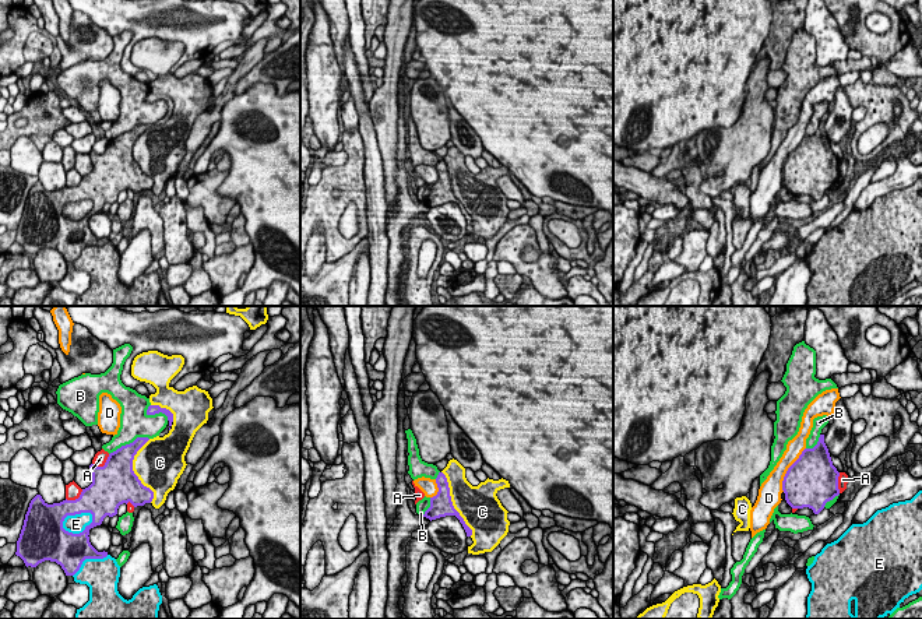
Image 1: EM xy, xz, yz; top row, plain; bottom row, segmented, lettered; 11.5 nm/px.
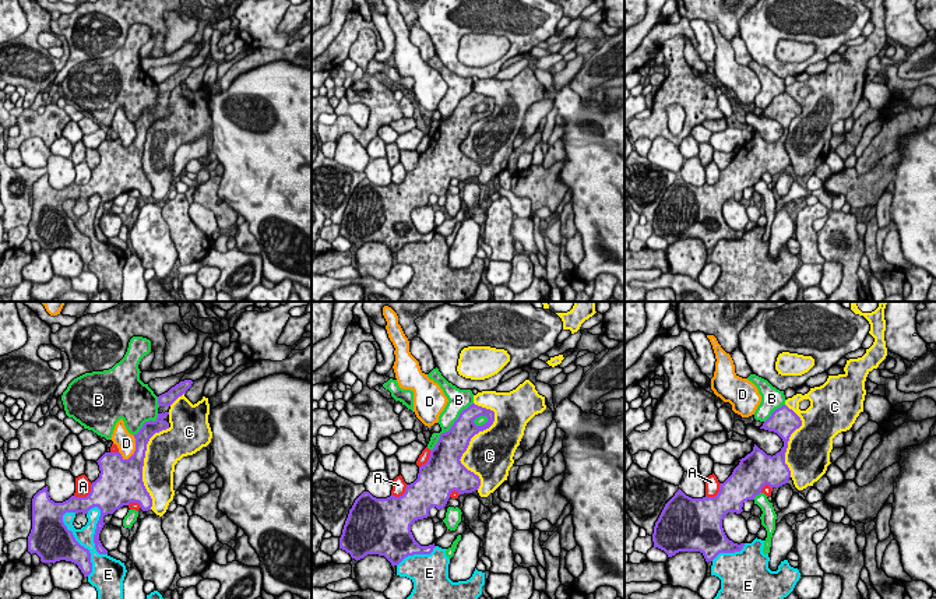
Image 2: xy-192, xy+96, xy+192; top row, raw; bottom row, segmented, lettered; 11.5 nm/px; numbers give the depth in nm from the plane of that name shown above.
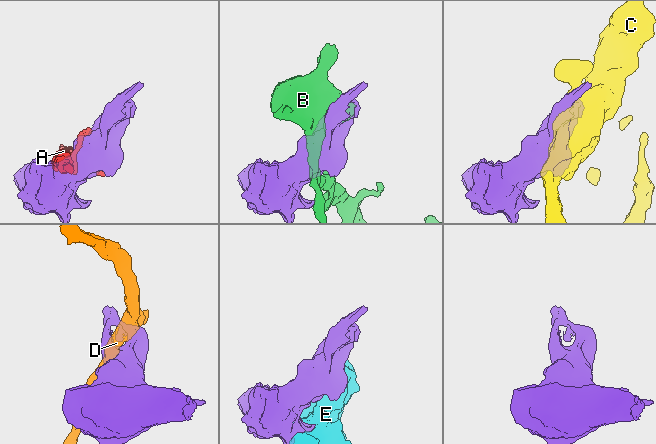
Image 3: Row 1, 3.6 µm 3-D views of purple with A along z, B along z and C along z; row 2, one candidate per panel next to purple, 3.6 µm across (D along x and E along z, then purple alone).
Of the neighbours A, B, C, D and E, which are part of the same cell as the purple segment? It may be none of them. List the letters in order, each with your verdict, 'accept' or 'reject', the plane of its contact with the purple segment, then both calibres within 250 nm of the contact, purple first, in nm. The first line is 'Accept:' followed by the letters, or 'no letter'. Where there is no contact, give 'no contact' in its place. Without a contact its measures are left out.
Accept: no letter
A: reject; contact in xy; calibres 480 and 140 nm
B: reject; contact in xy; calibres 280 and 340 nm
C: reject; contact in xy; calibres 480 and 460 nm
D: reject; contact in yz; calibres 500 and 220 nm
E: reject; contact in xy; calibres 280 and 220 nm

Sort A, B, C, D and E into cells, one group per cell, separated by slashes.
A / B / C / D / E

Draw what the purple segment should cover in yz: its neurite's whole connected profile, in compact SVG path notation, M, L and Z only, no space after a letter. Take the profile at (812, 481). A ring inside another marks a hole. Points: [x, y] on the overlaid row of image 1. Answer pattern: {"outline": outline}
{"outline": "M820 435L813 449L805 449L788 468L782 490L792 509L809 507L819 514L827 502L840 495L840 472L833 465L824 435Z"}

